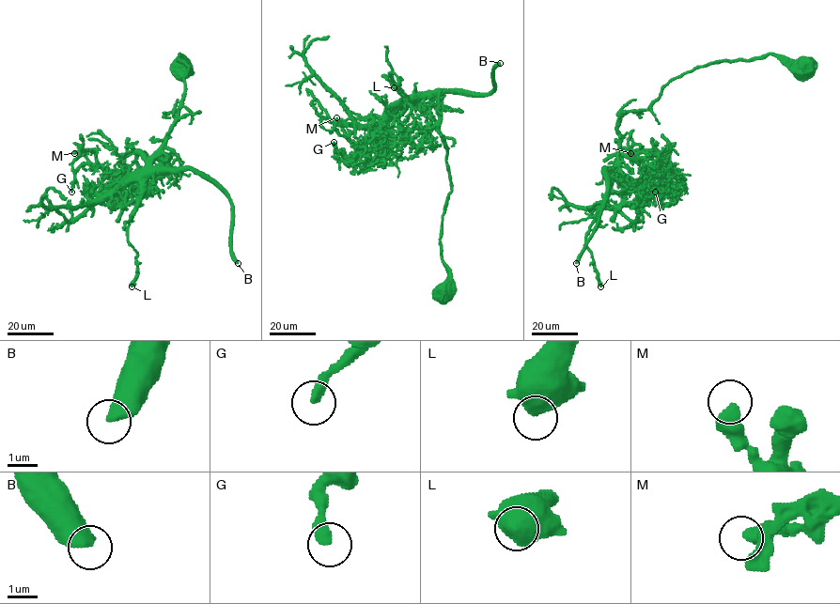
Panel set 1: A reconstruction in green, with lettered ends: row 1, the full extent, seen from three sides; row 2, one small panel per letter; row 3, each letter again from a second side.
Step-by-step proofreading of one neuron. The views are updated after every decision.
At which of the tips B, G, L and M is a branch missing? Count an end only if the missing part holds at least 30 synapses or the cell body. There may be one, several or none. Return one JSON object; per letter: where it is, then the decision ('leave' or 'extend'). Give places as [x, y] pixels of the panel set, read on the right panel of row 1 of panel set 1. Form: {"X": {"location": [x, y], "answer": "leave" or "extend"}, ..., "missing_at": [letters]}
{"B": {"location": [576, 263], "answer": "extend"}, "G": {"location": [655, 192], "answer": "leave"}, "L": {"location": [600, 286], "answer": "leave"}, "M": {"location": [630, 153], "answer": "leave"}, "missing_at": ["B"]}

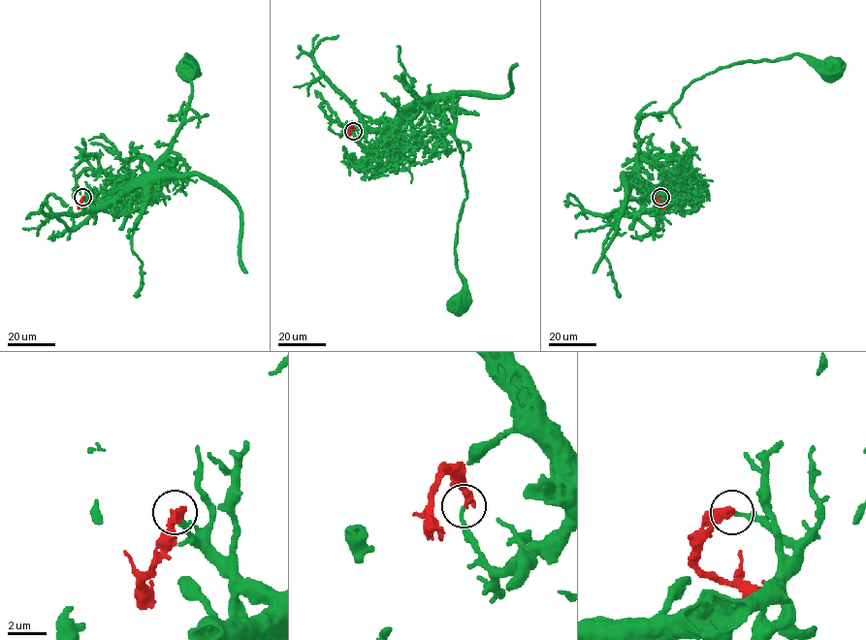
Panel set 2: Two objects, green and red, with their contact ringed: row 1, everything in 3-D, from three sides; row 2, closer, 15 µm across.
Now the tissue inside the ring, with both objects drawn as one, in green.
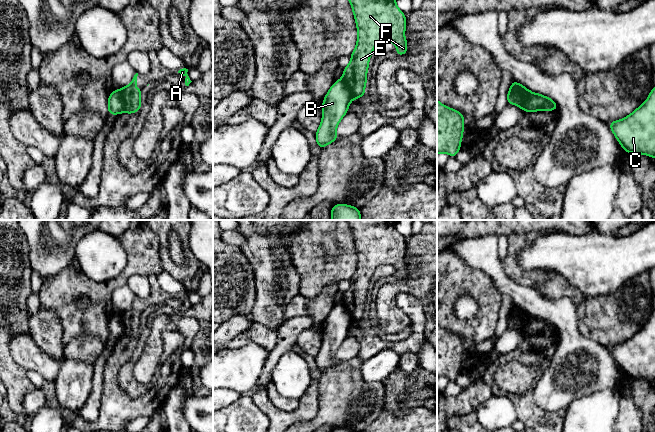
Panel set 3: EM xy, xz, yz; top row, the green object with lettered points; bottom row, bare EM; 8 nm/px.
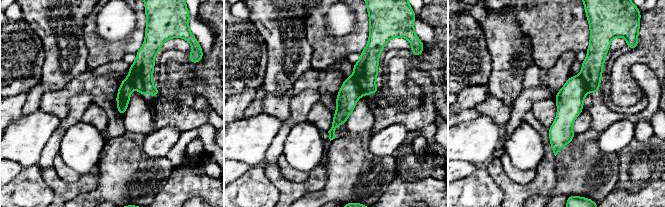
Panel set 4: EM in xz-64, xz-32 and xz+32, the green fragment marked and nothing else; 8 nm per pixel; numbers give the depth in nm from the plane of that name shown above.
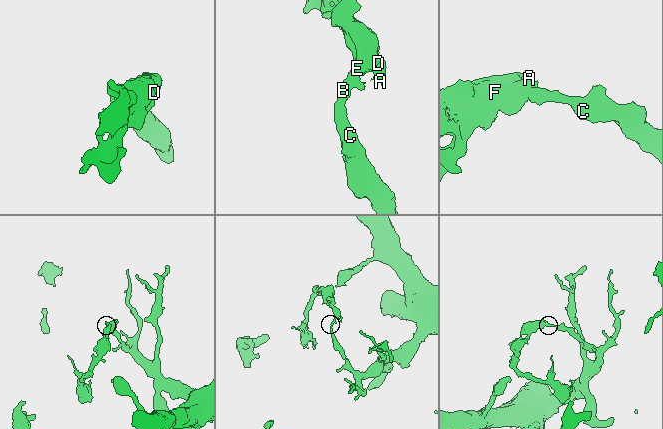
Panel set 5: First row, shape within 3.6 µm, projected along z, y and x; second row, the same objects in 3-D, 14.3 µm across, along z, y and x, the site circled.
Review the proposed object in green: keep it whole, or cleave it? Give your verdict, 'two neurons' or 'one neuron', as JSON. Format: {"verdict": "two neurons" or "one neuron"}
{"verdict": "two neurons"}

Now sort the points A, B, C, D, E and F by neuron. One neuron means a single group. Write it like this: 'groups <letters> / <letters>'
groups A D E F / B C

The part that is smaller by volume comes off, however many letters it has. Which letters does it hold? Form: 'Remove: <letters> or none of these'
Remove: A, D, E, F

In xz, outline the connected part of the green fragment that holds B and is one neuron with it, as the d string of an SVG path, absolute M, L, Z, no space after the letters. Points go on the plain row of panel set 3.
M336 304L324 321L322 345L315 357L320 374L339 362L336 352L347 337L352 324L352 317L346 308L342 304Z

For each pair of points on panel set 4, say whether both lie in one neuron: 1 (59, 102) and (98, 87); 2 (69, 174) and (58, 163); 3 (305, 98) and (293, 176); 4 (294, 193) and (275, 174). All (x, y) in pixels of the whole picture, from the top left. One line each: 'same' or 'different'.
1: same
2: same
3: different
4: same

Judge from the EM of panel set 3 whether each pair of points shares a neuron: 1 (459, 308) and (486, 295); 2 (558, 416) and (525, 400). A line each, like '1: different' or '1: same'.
1: different
2: same

